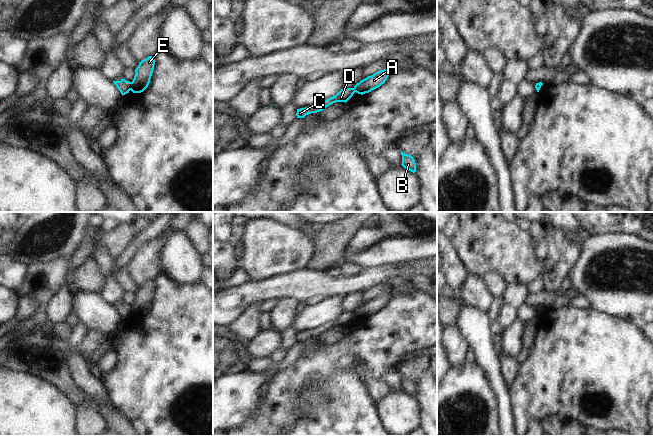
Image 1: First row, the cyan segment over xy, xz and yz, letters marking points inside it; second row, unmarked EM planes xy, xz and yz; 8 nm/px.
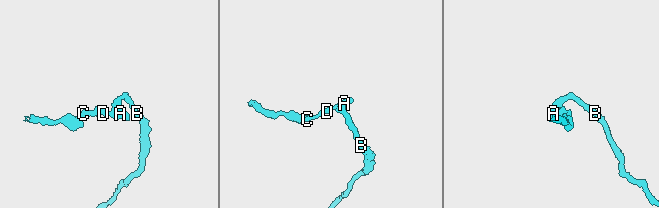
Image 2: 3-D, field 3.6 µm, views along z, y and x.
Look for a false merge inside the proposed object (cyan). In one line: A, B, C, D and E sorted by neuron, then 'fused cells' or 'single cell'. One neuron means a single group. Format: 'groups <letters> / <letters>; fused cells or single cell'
groups A B E / C D; fused cells

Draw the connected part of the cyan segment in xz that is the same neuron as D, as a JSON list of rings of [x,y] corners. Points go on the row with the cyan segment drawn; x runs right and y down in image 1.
[[[353,88],[341,89],[335,96],[330,97],[318,104],[308,106],[305,108],[297,109],[296,116],[297,118],[304,118],[306,115],[311,113],[317,113],[324,110],[329,105],[336,102],[347,102],[355,93]]]

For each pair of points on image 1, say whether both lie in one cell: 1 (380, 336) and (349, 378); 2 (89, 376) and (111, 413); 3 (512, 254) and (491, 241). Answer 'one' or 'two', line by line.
1: two
2: one
3: one

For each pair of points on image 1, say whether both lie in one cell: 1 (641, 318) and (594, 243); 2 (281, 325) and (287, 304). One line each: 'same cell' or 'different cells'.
1: same cell
2: same cell

